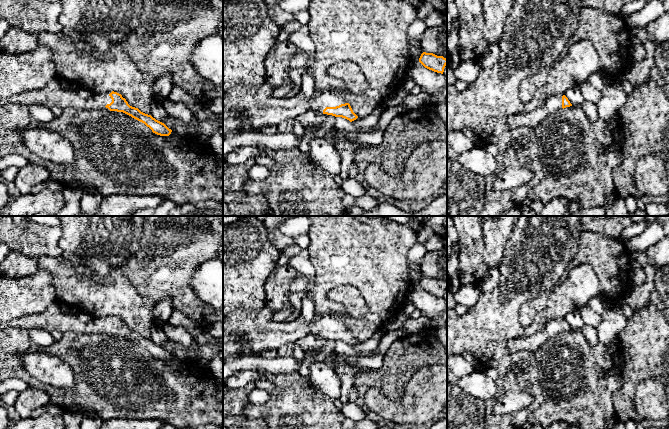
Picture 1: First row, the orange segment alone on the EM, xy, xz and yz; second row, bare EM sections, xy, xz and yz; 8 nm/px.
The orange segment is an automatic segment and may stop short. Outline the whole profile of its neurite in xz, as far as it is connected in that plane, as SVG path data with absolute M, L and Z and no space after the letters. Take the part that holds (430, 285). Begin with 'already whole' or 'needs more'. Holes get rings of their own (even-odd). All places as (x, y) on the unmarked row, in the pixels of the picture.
already whole | M423 276L419 282L419 286L427 293L443 298L447 289L447 283L443 280L437 280L433 277Z

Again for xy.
needs more | M55 300L48 308L37 314L31 314L8 322L0 323L0 331L6 328L17 327L30 331L40 329L47 332L59 330L63 333L75 334L110 334L123 336L132 342L144 347L153 357L160 360L169 360L172 356L164 347L151 339L141 336L138 332L128 328L125 322L117 316L92 318L89 323L80 322L75 315L64 314L60 310L60 301Z

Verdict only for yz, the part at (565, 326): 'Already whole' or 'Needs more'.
Needs more

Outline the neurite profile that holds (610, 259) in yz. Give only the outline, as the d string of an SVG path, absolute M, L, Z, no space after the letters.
M582 231L579 249L570 267L589 264L596 273L600 291L599 295L611 307L624 299L632 287L629 252L625 245L616 238Z

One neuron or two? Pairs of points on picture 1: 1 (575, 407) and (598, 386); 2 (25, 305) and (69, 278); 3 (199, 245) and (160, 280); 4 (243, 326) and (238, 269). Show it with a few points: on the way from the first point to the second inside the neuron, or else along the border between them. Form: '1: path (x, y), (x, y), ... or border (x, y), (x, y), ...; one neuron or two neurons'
1: path (581, 401), (592, 390); one neuron
2: border (39, 268), (50, 274), (56, 299); two neurons
3: path (188, 248), (166, 269); one neuron
4: border (264, 306), (258, 309), (235, 309), (233, 311); two neurons

